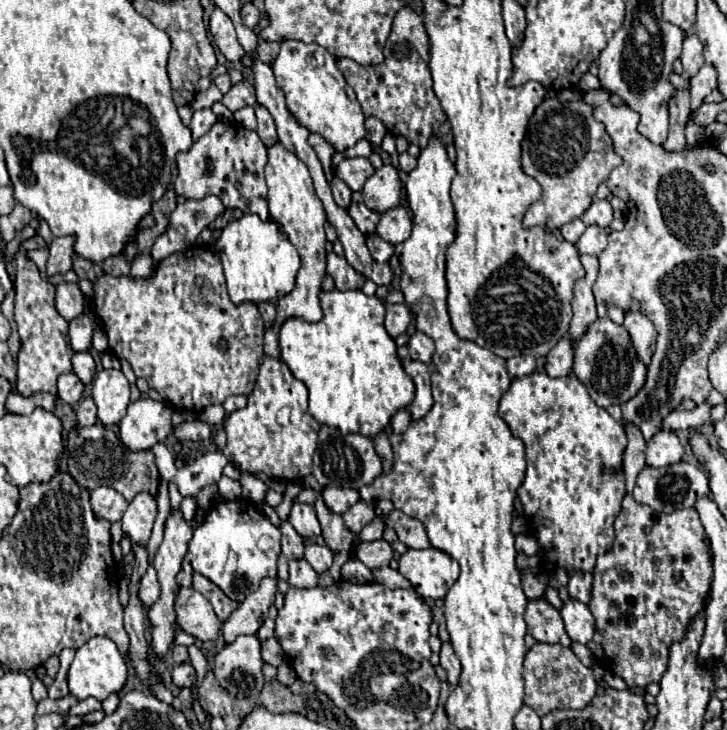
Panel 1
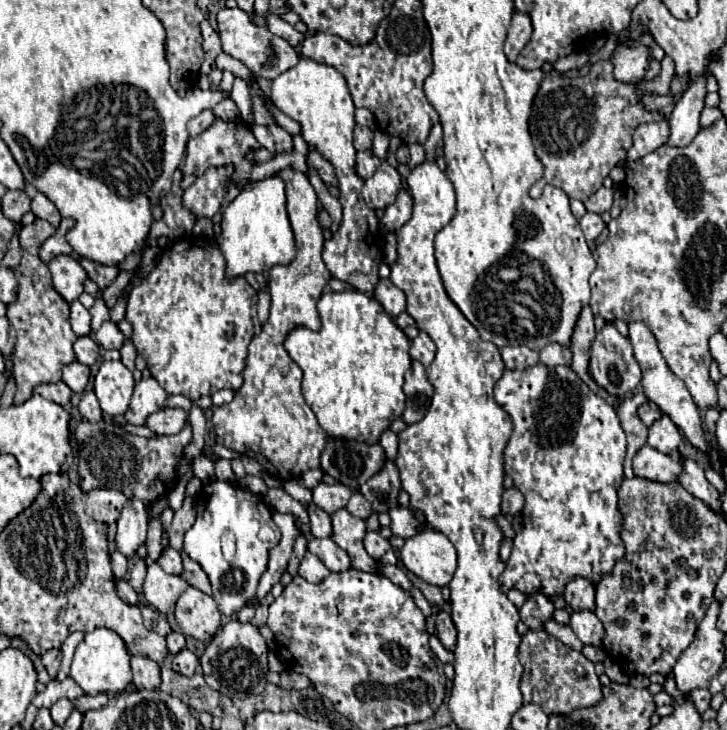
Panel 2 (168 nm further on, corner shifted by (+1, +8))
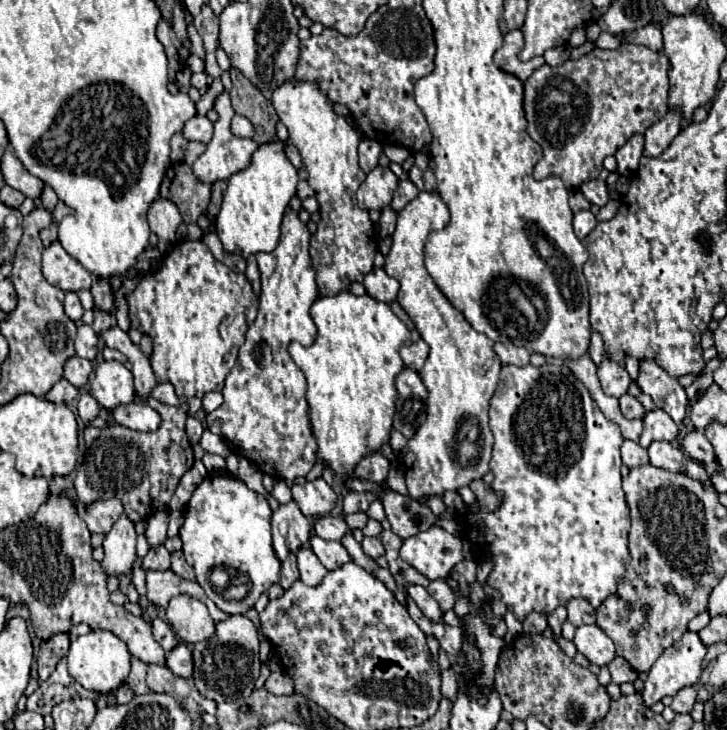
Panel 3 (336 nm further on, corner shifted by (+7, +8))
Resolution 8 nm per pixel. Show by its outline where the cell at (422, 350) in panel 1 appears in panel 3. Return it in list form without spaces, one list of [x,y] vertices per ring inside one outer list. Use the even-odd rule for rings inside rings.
[[[418,340],[414,344],[408,344],[400,350],[400,356],[404,360],[404,366],[410,370],[420,370],[428,358],[428,344],[424,340]]]

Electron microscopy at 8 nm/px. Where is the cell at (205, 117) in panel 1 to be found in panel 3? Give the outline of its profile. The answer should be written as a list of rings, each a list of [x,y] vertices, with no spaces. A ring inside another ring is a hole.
[[[194,116],[184,124],[184,138],[208,144],[212,140],[212,122],[206,116]]]

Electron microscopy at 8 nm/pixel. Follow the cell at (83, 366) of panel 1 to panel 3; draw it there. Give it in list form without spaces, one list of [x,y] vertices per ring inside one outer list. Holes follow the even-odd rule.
[[[82,324],[78,328],[78,336],[74,340],[74,348],[76,348],[76,356],[86,358],[86,360],[94,360],[96,352],[98,352],[98,334],[94,332],[94,328],[90,324]]]

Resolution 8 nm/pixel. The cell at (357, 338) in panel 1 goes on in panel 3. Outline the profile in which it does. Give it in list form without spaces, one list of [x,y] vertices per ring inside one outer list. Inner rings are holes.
[[[340,292],[332,298],[318,298],[310,308],[310,316],[318,328],[316,342],[312,346],[292,342],[288,352],[294,364],[304,372],[308,380],[306,402],[312,434],[318,442],[316,456],[334,472],[334,476],[340,482],[346,482],[350,480],[350,472],[364,456],[378,452],[390,440],[394,402],[398,398],[394,378],[404,368],[404,362],[398,352],[408,340],[410,332],[396,318],[396,314],[390,310],[386,302],[380,302],[368,294],[354,296],[352,292]]]

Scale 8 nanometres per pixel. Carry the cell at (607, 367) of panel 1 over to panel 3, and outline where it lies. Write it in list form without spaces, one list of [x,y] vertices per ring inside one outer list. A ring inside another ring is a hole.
[[[606,358],[602,360],[602,364],[598,368],[598,378],[602,382],[604,392],[614,398],[620,398],[632,382],[628,372],[620,364],[614,364],[614,360],[606,360]]]

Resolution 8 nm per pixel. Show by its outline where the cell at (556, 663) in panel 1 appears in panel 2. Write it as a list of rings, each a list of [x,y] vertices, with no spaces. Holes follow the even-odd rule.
[[[544,630],[526,632],[522,636],[518,658],[524,666],[520,682],[524,704],[534,702],[540,704],[546,714],[564,714],[600,702],[602,686],[594,672],[594,664],[588,658],[584,658],[582,652],[568,648],[552,634],[546,634]]]

